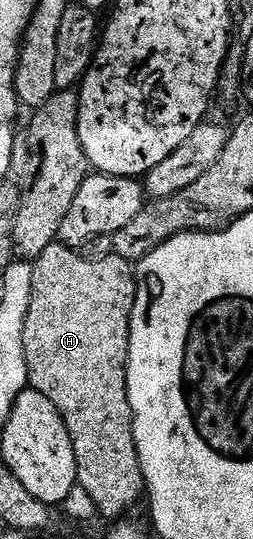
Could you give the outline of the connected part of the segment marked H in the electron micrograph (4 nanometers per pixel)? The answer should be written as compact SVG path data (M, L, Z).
M55 243L42 251L40 258L33 264L32 294L30 295L30 307L26 311L26 327L22 331L22 347L26 355L26 367L28 368L28 383L36 389L62 415L62 423L66 423L66 431L70 431L70 439L74 443L74 459L76 460L76 483L94 501L94 507L101 518L124 519L136 505L136 500L145 496L144 476L138 459L138 447L134 443L134 423L132 422L132 408L128 398L128 352L130 351L130 323L134 311L134 299L136 298L136 270L133 262L115 255L108 257L83 257L83 252L72 249L68 245Z

